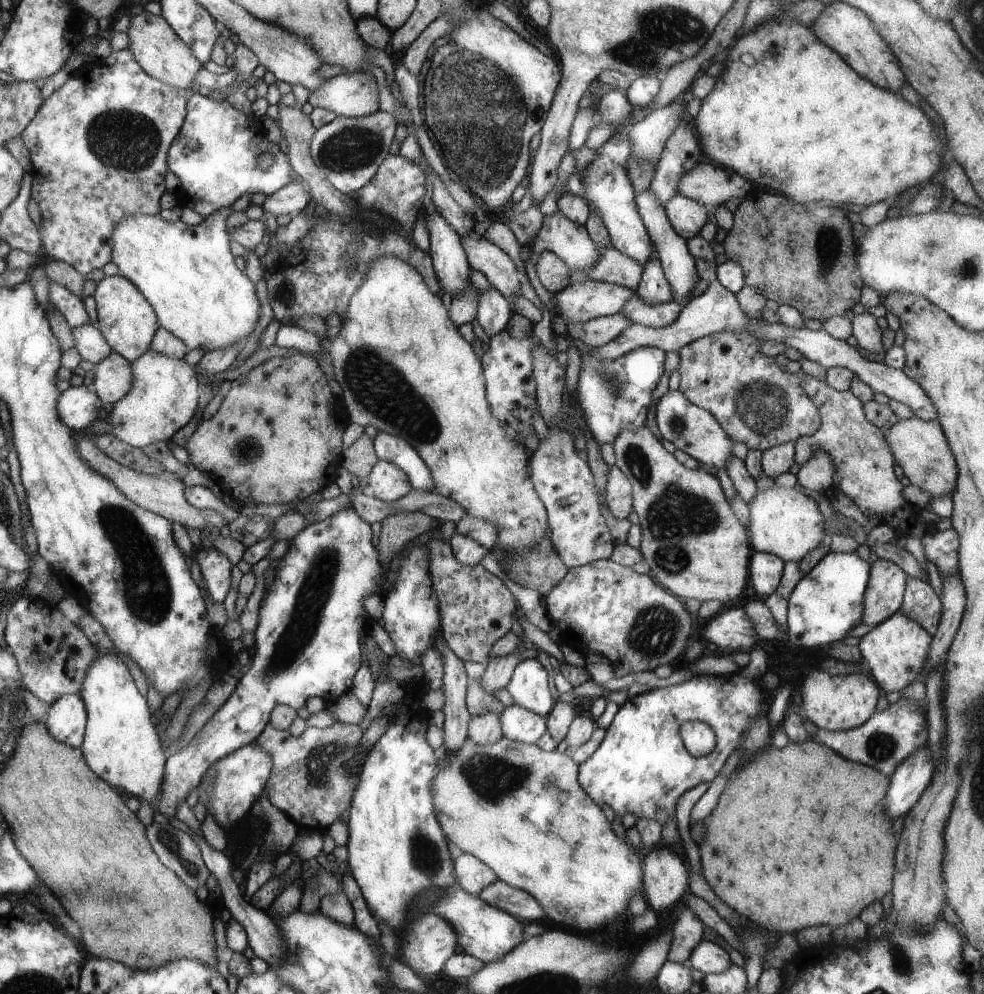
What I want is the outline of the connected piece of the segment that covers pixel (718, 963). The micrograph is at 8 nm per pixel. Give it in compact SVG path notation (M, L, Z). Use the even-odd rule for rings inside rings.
M702 939L701 943L694 948L688 963L694 970L700 970L706 975L722 974L732 966L728 952L718 944L706 939Z

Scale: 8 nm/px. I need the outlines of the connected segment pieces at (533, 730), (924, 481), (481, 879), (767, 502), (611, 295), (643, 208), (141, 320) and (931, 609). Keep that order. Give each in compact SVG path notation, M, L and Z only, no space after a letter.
M522 706L504 708L500 719L504 737L524 744L536 744L547 733L546 717L538 716Z
M914 416L900 419L890 430L887 430L886 442L889 444L890 452L893 452L894 460L902 468L904 476L909 478L911 484L928 492L932 500L944 494L952 495L956 488L958 467L947 444L945 431L937 420L928 422Z
M460 852L454 858L454 868L457 869L454 871L456 882L472 896L478 896L486 886L499 879L489 866L471 854Z
M772 482L764 490L758 487L749 508L755 552L772 554L785 562L800 562L808 552L830 540L825 516L817 502L792 487L782 488Z
M586 280L572 284L555 294L557 313L566 324L588 322L602 316L620 313L624 304L632 300L635 292L621 284Z
M646 189L642 192L638 191L638 194L635 194L635 196L636 206L638 206L641 214L640 218L642 218L646 230L648 230L648 236L650 236L656 252L658 252L664 276L668 284L670 284L670 288L672 288L672 298L680 304L682 300L688 300L689 296L692 295L692 290L700 281L698 270L696 270L696 259L688 250L687 240L682 238L682 236L672 228L672 224L670 224L664 212L665 208L662 208L662 204L660 204L660 200L654 196L654 192Z
M117 273L116 275L105 276L98 282L92 297L96 302L98 320L96 326L101 329L110 344L110 348L130 363L138 360L144 352L150 349L154 335L160 330L157 313L153 305L146 300L145 294L133 281Z
M908 575L901 604L902 614L918 622L931 635L936 634L942 616L942 602L938 594L926 581Z

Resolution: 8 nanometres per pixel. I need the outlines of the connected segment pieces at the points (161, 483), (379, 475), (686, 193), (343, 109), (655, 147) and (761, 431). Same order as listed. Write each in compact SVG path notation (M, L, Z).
M81 432L78 435L78 454L82 456L82 460L100 476L104 476L106 480L110 480L128 500L132 500L134 504L150 510L154 514L158 514L170 522L178 522L188 528L198 528L198 530L212 530L212 528L222 528L226 523L224 516L215 510L204 510L194 508L188 504L185 494L183 493L183 481L178 474L171 472L163 472L158 476L148 475L146 473L138 472L118 464L116 460L112 460L110 456L106 456L102 450L98 449L94 444L94 438L86 432Z
M378 460L374 464L367 484L368 493L382 502L396 502L413 489L406 472L386 460Z
M705 159L686 172L678 184L678 193L682 197L690 197L700 204L715 208L732 198L743 201L752 191L753 186L746 177Z
M338 75L310 92L308 102L337 116L365 117L380 111L379 86L374 76Z
M682 98L674 99L667 107L656 108L627 131L632 140L632 154L650 162L658 162L668 137L687 116Z
M714 332L694 340L679 350L680 392L695 405L713 413L726 434L734 443L744 442L750 450L764 452L779 444L796 442L802 437L814 435L822 428L822 413L813 399L802 388L800 374L787 372L784 361L772 358L759 351L766 340L760 340L748 332Z

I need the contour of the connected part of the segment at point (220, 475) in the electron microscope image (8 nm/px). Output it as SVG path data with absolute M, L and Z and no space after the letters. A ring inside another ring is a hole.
M292 354L292 356L281 356L278 358L270 358L259 364L256 367L253 367L251 370L231 382L231 388L228 390L224 400L220 404L220 408L210 420L202 419L200 424L196 427L196 430L193 432L192 436L186 440L186 446L184 448L190 454L192 458L192 466L198 468L206 476L211 477L223 490L224 493L231 494L241 501L244 505L248 503L254 503L257 505L268 505L268 504L298 504L298 502L306 500L309 498L312 492L320 492L324 489L324 486L328 486L332 480L310 480L314 478L316 474L316 464L318 464L318 456L324 456L324 454L318 454L322 452L320 450L320 440L326 442L326 446L332 448L332 462L336 462L336 454L340 454L342 450L342 432L346 428L346 411L344 406L342 406L343 400L341 395L338 395L338 398L334 398L330 394L330 388L326 384L326 375L322 372L322 368L318 366L318 362L306 354Z

